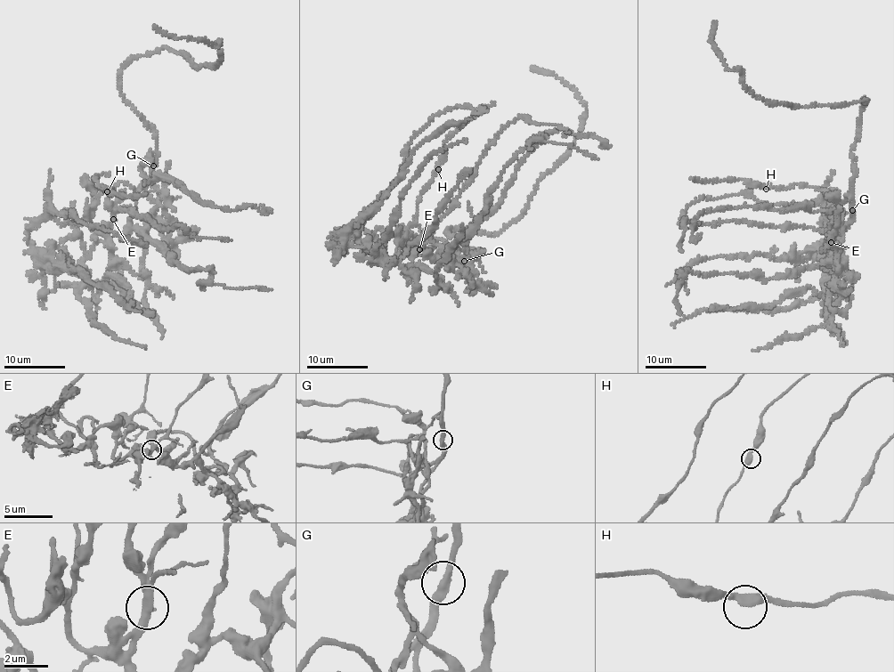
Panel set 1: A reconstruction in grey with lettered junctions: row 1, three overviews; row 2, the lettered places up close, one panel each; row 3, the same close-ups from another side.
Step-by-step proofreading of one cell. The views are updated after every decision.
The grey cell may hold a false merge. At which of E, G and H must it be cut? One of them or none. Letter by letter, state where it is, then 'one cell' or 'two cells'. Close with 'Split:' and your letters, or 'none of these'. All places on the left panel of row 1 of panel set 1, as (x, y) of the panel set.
E: place (113, 219); one cell
G: place (153, 165); one cell
H: place (107, 191); one cell
Split: none of these

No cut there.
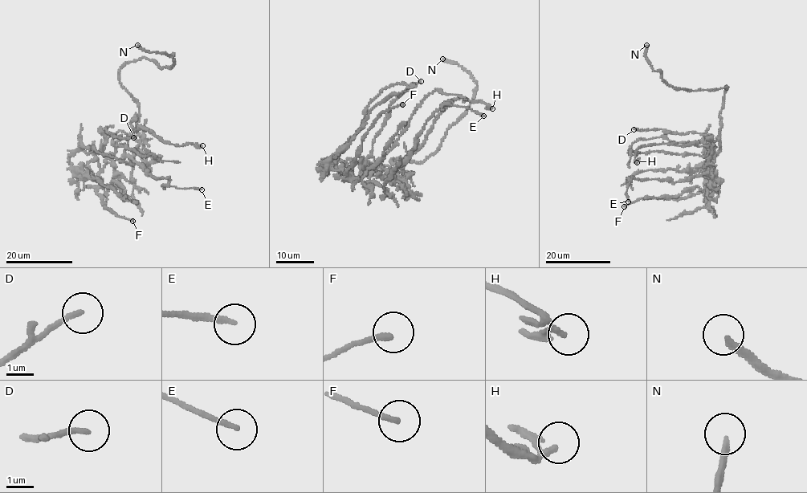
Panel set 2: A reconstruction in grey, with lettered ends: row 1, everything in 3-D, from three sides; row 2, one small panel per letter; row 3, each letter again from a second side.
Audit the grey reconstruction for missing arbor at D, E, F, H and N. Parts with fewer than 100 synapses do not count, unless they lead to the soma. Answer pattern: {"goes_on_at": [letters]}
{"goes_on_at": ["N"]}

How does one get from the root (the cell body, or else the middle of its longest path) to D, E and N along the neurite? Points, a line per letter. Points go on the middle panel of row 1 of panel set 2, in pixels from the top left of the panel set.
D: (397, 171), (381, 165), (373, 166), (372, 173), (360, 174), (390, 104), (421, 81)
E: (397, 171), (402, 181), (394, 179), (393, 171), (414, 148), (417, 135), (425, 121), (446, 102), (483, 116)
N: (397, 171), (407, 172), (393, 158), (422, 162), (474, 96), (476, 83), (468, 72), (442, 59)

